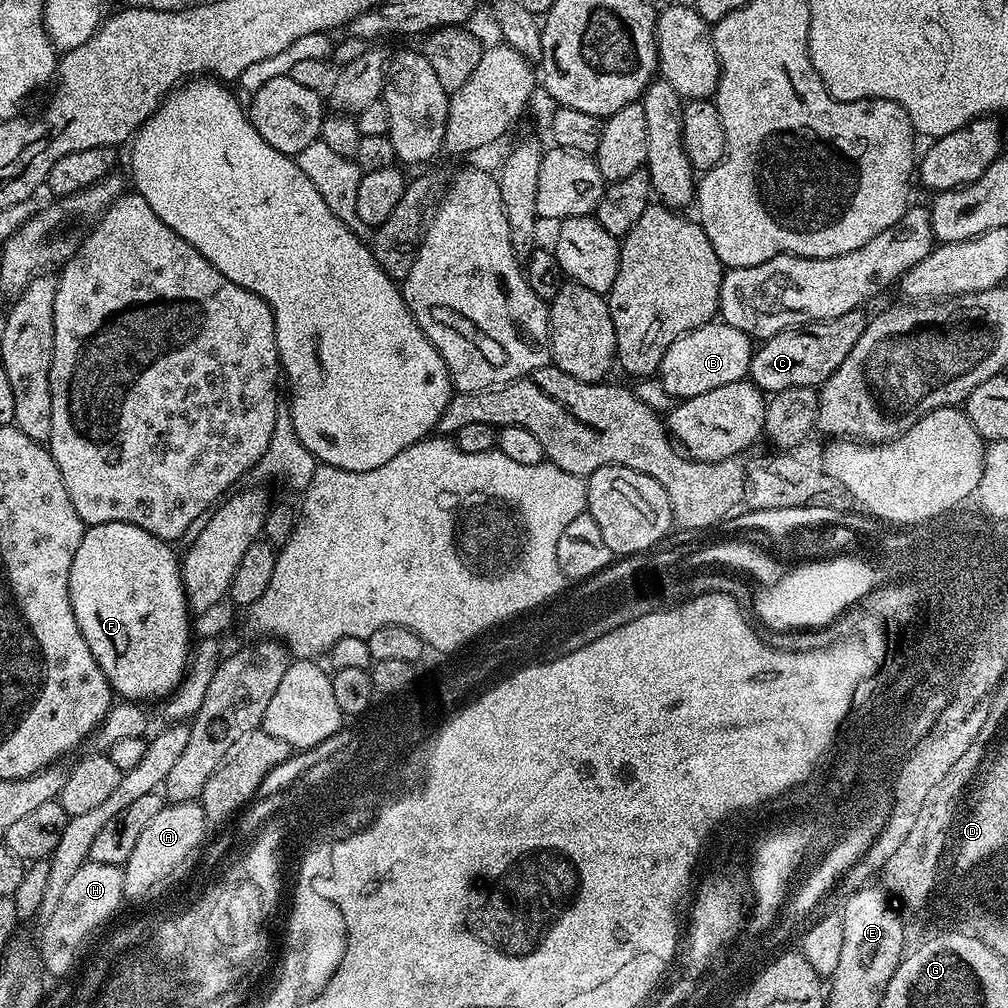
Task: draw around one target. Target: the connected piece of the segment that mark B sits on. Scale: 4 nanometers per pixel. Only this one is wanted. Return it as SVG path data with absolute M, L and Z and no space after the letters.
M723 322L703 324L701 328L679 336L670 350L666 350L660 363L658 379L672 397L688 400L692 396L706 394L706 390L745 379L752 367L753 351L752 337L742 330L734 330L734 326Z

